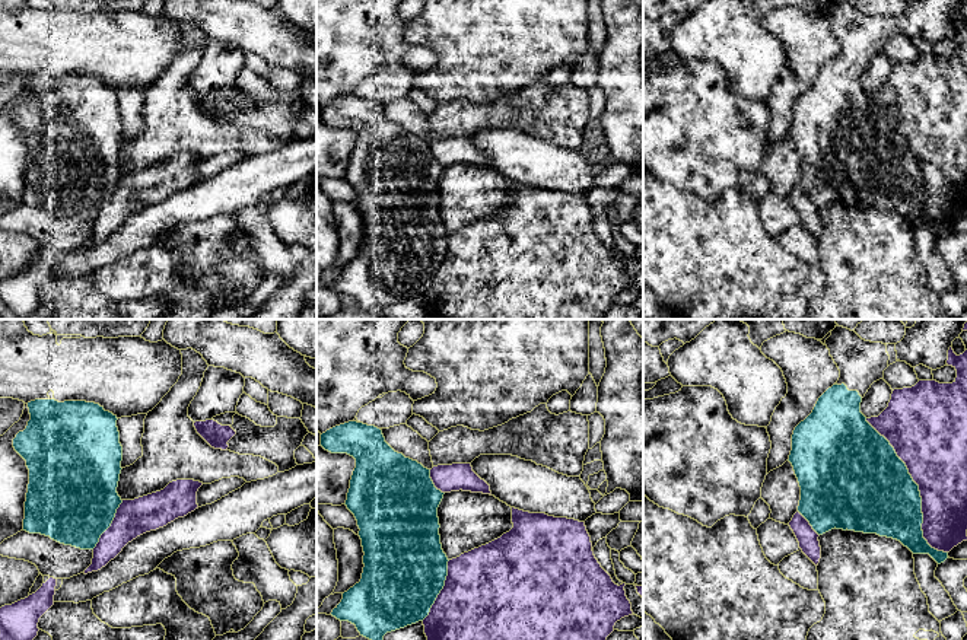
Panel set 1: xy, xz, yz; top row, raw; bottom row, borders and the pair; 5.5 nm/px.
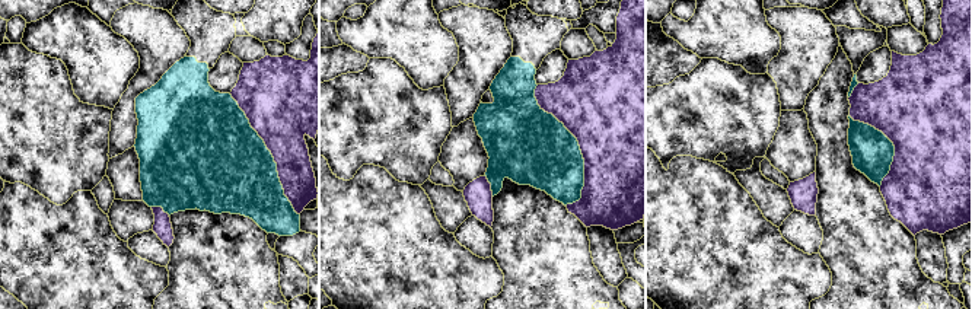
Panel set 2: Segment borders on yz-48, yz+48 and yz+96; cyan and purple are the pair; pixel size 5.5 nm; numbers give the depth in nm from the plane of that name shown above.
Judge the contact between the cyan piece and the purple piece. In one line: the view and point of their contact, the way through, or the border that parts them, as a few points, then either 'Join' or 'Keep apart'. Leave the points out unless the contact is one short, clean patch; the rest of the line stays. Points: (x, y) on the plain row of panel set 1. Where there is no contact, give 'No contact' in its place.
Touches cyan at yz (918, 164). Keep apart

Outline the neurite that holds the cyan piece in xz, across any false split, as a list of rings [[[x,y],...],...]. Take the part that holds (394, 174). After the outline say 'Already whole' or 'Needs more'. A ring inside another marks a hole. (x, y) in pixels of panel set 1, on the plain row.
[[[349,95],[321,108],[321,120],[331,127],[347,127],[356,133],[346,179],[354,188],[363,220],[363,246],[359,257],[343,267],[331,289],[356,299],[360,309],[379,318],[387,306],[423,294],[448,249],[448,230],[442,223],[438,181],[443,172],[430,152],[430,143],[395,125],[375,99]]]. Already whole

